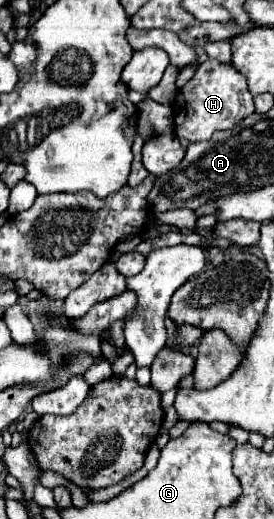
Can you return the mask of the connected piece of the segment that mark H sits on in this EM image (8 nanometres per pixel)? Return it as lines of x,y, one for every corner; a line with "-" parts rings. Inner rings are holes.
206,59
196,65
194,77
180,89
174,103
174,127
176,135
188,141
204,141
210,139
214,131
222,131
234,127
242,119
254,113
252,95
246,87
246,77
230,63
222,63
216,59

